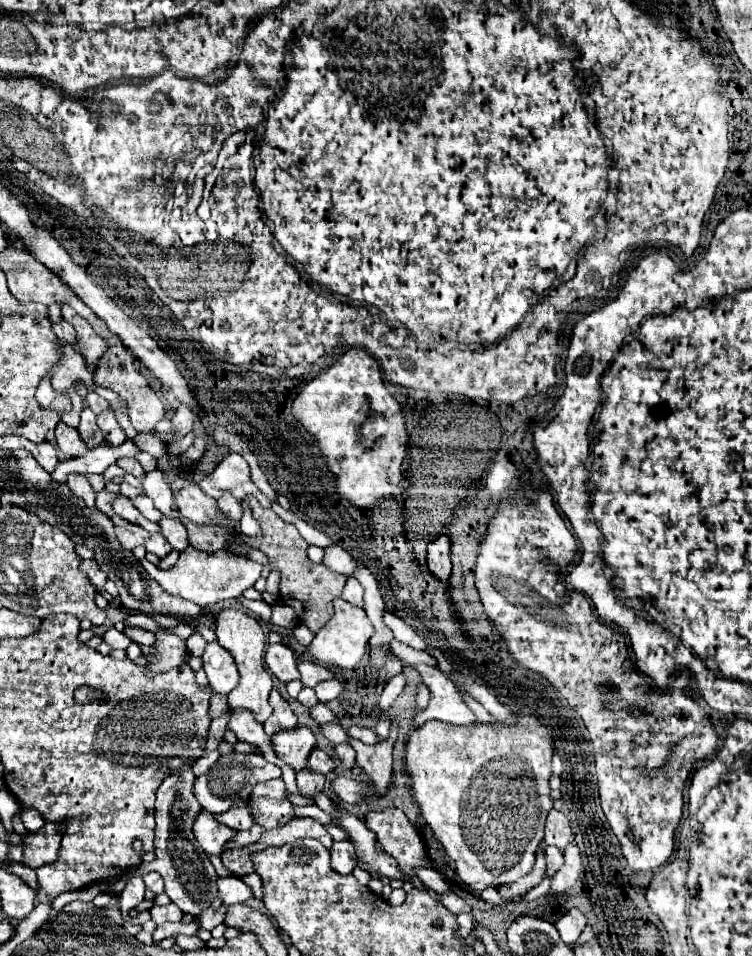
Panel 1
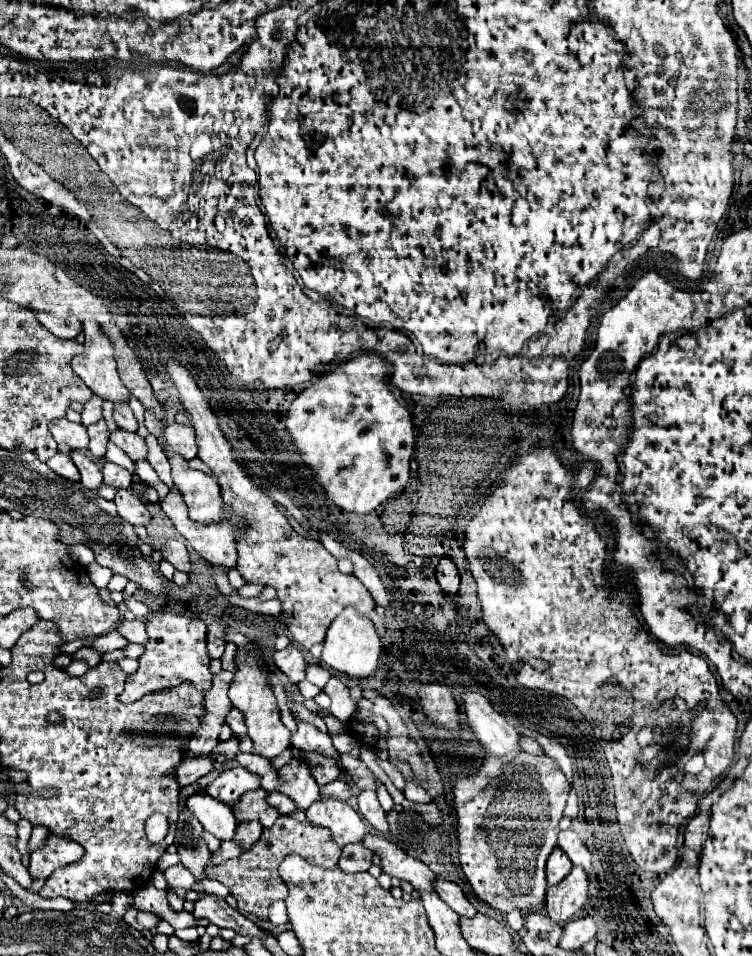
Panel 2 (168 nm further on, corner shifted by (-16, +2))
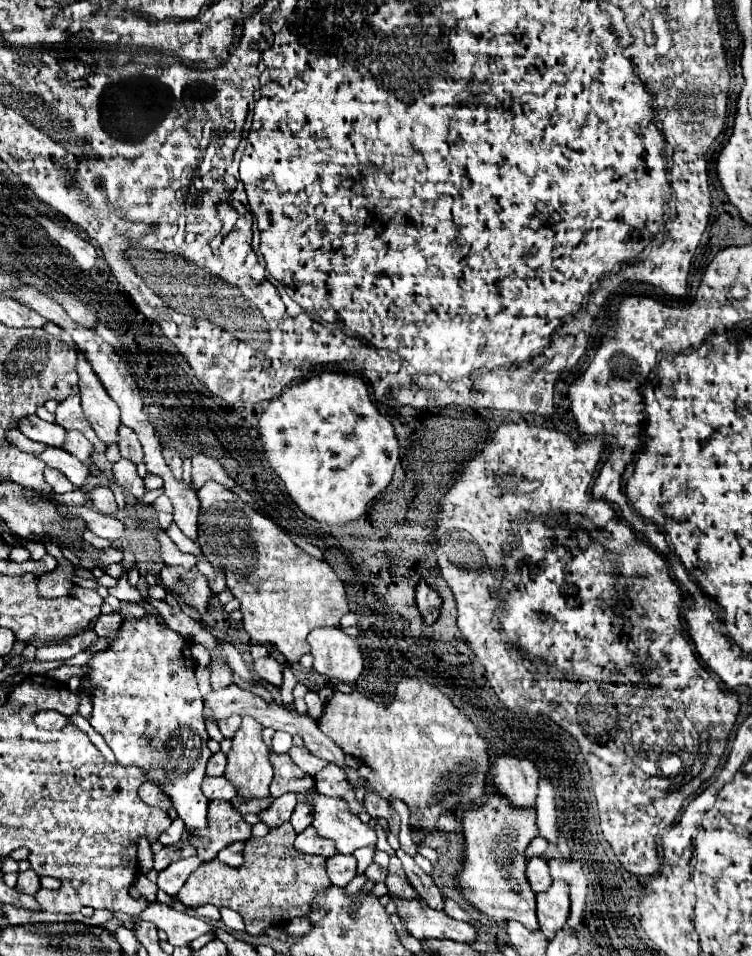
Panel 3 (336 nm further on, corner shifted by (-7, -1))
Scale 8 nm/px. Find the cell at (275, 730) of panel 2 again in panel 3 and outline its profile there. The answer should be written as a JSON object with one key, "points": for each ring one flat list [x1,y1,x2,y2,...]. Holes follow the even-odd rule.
{"points":[[243,717,243,723,233,737,233,745,227,755,225,777,239,787,239,795,243,797,257,797,257,799,269,797,269,785,273,781,273,765,269,761,271,749,265,745,261,731,263,731,263,725,259,725,251,717]]}

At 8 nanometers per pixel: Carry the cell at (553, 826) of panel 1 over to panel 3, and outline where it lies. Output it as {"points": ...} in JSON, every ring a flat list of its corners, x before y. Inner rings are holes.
{"points":[[557,857,557,859,549,859,549,867,551,867,551,877,555,881,567,881,571,887,571,915,567,925,575,929,575,925,583,915,583,905,587,897,587,881,585,881,581,863,573,859]]}

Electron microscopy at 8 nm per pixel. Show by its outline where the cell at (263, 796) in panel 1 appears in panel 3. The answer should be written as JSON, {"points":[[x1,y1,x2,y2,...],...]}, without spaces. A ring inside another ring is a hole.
{"points":[[217,799,211,801,209,807,209,827,203,831,187,831,183,839,187,839,203,861,211,861,217,857,217,851,235,843,251,839,251,825,245,823,241,811,231,805,231,801]]}

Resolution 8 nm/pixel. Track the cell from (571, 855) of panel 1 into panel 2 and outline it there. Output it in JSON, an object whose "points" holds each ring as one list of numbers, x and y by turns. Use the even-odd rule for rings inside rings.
{"points":[[572,868,572,872,556,886,546,892,546,912,556,924,568,922,588,900,588,876,582,868]]}

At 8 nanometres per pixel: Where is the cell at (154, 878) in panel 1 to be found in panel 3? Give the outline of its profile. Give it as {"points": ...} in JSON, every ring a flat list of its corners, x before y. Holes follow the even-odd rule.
{"points":[[197,855,171,863,167,869,163,869,163,871,159,873,159,879,157,879,159,889,165,891,167,895,175,897,175,895,179,893,179,889,187,883,187,877,189,877,201,863,203,863,203,861,201,861]]}

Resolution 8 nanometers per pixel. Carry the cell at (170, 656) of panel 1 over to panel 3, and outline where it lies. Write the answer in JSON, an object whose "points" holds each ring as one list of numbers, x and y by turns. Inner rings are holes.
{"points":[[155,615,141,619,127,619,121,625,119,637,107,647,105,653,95,655,89,661,93,691,93,717,91,725,105,737,115,757,123,765,137,765,147,769,147,781,159,783,161,789,171,797,177,815,185,821,189,831,207,827,209,801,201,793,205,779,205,765,211,755,207,749,207,729,203,723,203,699,195,679,195,663,191,657,191,641,177,631,171,631]]}

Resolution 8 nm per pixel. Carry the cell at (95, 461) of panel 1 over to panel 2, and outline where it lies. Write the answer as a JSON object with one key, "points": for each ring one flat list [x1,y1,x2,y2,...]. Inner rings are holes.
{"points":[[180,424,166,426,164,442,166,448,178,452,184,460,196,458,196,432,192,426,180,426]]}

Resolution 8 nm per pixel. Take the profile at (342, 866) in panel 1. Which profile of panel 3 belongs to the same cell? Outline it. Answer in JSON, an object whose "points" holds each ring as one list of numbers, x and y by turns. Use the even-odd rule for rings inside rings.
{"points":[[333,855,327,859,327,875,331,883,345,887,357,875,357,859,353,855]]}

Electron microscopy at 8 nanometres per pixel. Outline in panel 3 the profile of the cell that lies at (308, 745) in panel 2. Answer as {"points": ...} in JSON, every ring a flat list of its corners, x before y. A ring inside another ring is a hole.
{"points":[[327,763,327,767,323,767,317,775,315,775,315,787,321,795,335,795,335,797,343,797,349,807,351,807,351,813,359,815,361,821,369,821,369,813,365,811,363,805,359,805,357,797,355,797,355,791,351,789,349,781,347,781,347,775,335,765,335,763]]}

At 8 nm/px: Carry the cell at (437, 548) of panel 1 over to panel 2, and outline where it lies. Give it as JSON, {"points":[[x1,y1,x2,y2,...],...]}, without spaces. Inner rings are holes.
{"points":[[442,558,436,566,436,580,442,588,442,592,448,596,448,598,454,598,456,592,458,592,458,584,460,584,460,576,458,576,458,570,454,566,454,562,450,558]]}

